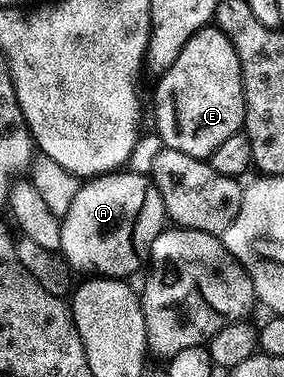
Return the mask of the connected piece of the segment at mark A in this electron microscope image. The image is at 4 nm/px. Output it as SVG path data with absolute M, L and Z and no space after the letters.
M113 172L101 174L98 178L89 178L83 183L74 198L67 213L62 216L64 222L60 226L59 253L64 255L65 262L73 271L80 269L92 270L93 275L101 278L131 279L131 274L136 274L140 269L145 269L152 253L154 240L166 228L166 215L162 196L147 173L124 174Z

